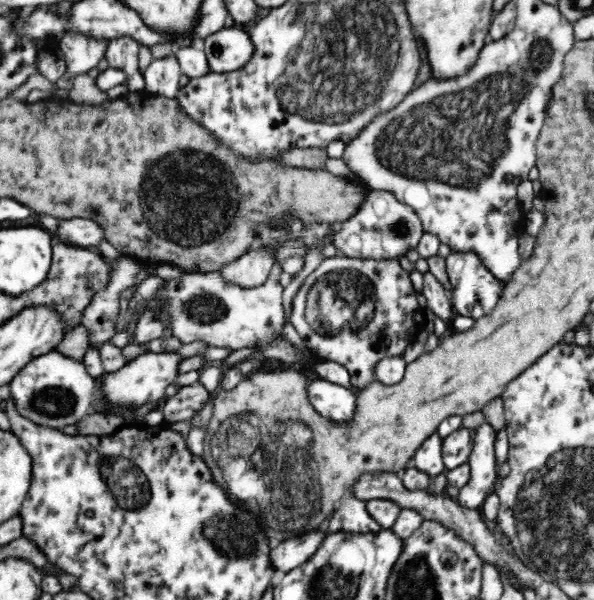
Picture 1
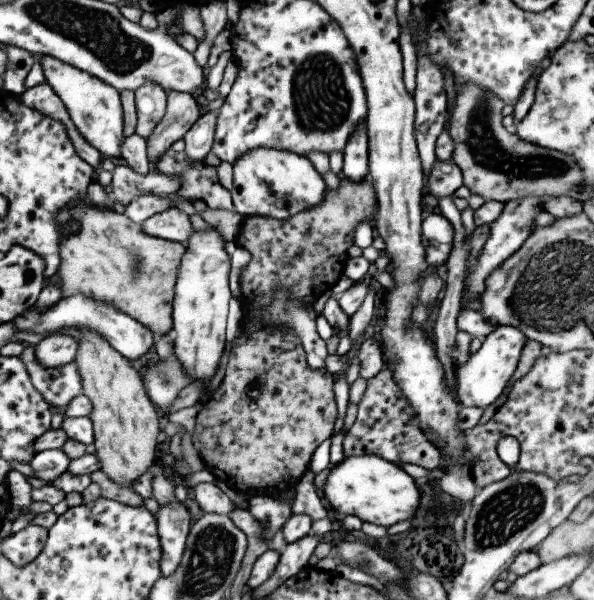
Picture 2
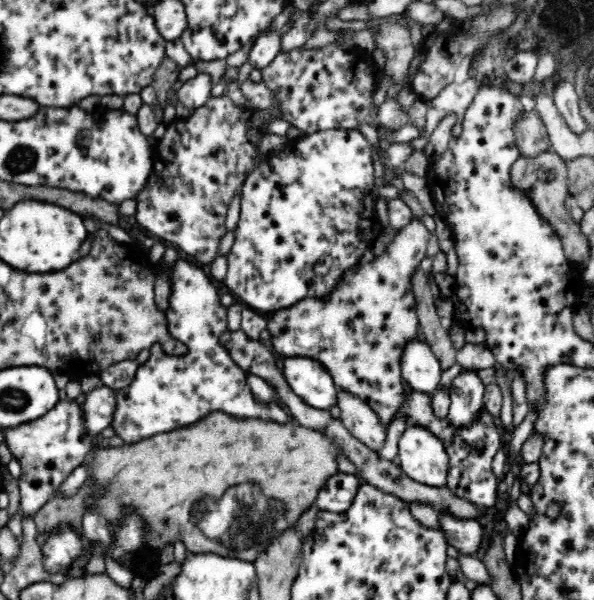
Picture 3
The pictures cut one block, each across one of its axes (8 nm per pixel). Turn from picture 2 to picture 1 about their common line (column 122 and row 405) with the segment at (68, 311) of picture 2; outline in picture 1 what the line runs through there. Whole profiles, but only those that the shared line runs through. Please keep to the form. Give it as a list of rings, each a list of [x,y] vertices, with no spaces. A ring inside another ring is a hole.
[[[316,379],[309,386],[309,400],[320,414],[338,425],[349,425],[355,417],[356,395],[338,384]]]

